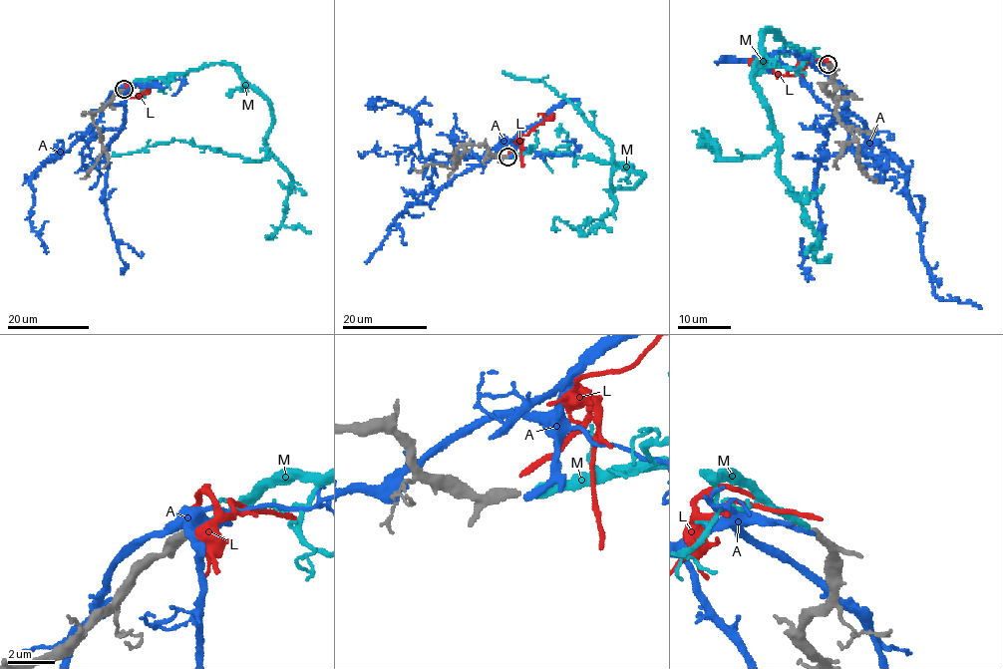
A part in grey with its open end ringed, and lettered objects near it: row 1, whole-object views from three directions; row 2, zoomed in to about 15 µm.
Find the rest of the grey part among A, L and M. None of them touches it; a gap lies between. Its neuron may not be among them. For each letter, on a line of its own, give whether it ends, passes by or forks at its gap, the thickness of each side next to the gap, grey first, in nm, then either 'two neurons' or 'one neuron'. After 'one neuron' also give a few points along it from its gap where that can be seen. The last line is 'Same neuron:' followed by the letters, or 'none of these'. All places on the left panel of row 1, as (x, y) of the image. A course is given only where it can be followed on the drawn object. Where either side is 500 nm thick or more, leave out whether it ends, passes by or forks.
A: it ends | 320/240 nm | two neurons
L: it ends | 320/220 nm | two neurons
M: it ends | 320/340 nm | one neuron | via (125, 89), (139, 81), (229, 63), (269, 103), (272, 129), (266, 159), (258, 161), (181, 141), (112, 157)
Same neuron: M

